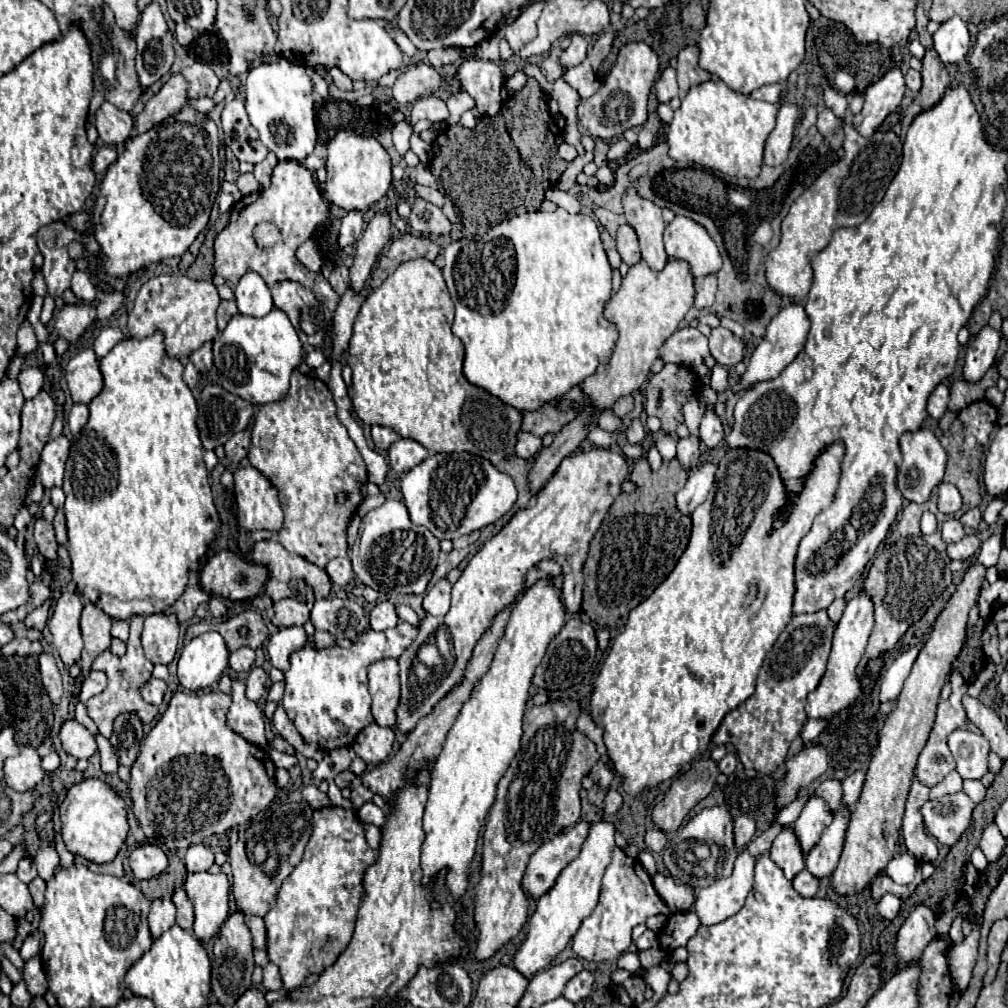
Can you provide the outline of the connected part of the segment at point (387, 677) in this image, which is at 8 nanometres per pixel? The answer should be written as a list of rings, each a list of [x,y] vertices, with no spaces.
[[[380,659],[368,667],[368,689],[372,695],[372,715],[380,727],[394,727],[396,715],[394,709],[398,707],[400,699],[400,683],[398,683],[398,661],[396,659]]]

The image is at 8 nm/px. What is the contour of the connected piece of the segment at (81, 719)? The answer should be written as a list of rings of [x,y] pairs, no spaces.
[[[76,703],[76,721],[78,721],[80,725],[84,725],[84,727],[92,733],[92,737],[98,735],[98,727],[96,727],[94,721],[88,717],[88,713],[86,713],[86,705],[84,705],[84,703]]]

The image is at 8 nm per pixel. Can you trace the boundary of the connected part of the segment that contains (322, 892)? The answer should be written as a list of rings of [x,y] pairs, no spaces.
[[[322,807],[314,811],[314,831],[306,845],[304,857],[300,865],[292,871],[292,875],[282,883],[282,889],[278,893],[276,905],[266,913],[266,937],[268,937],[268,959],[270,963],[278,965],[284,989],[296,989],[302,983],[306,983],[312,975],[318,975],[324,971],[324,967],[332,965],[338,955],[346,949],[346,945],[352,939],[356,915],[360,909],[360,903],[364,901],[364,871],[376,863],[376,851],[368,847],[364,839],[364,827],[358,819],[356,811],[344,809],[344,807]]]

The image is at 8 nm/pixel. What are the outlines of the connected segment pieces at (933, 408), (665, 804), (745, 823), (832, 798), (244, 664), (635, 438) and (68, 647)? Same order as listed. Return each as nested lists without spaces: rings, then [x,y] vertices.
[[[939,384],[932,395],[928,397],[928,415],[934,419],[934,421],[940,421],[942,415],[946,413],[948,409],[948,401],[950,401],[950,390],[944,384]]]
[[[712,759],[694,761],[692,769],[674,779],[664,799],[656,803],[652,811],[652,823],[664,833],[676,831],[690,809],[708,797],[718,773],[718,765]]]
[[[740,815],[734,819],[734,841],[738,849],[744,849],[754,837],[754,833],[756,833],[756,821],[752,817]]]
[[[836,779],[822,781],[822,785],[816,789],[816,795],[824,797],[830,811],[836,811],[840,807],[840,797],[842,797],[842,783]]]
[[[240,647],[238,651],[230,653],[230,667],[236,671],[236,673],[242,673],[242,671],[250,671],[254,667],[254,659],[256,659],[256,651],[250,649],[250,647]]]
[[[634,419],[634,421],[630,423],[630,427],[626,429],[626,435],[628,435],[628,441],[630,441],[632,445],[640,445],[642,439],[646,437],[646,429],[644,429],[642,421],[640,421],[640,419]]]
[[[60,593],[54,603],[54,613],[48,621],[48,627],[54,637],[54,645],[60,653],[60,659],[70,671],[72,665],[80,663],[82,653],[82,633],[80,633],[80,613],[82,601],[78,593]]]

